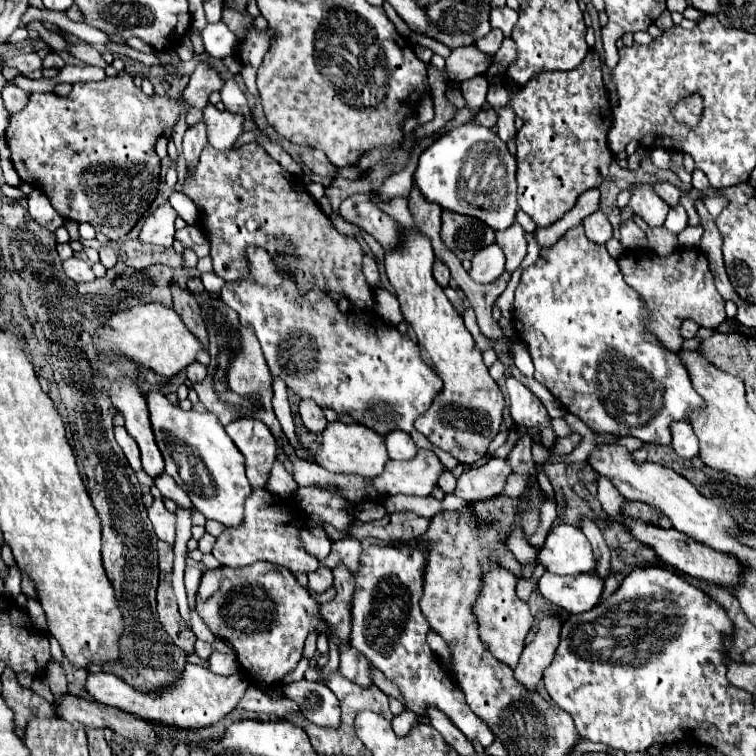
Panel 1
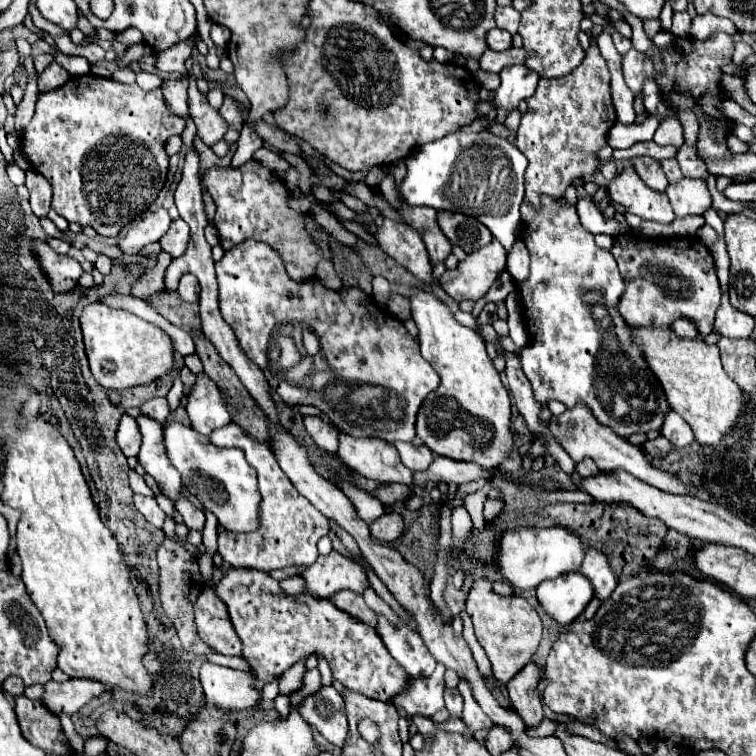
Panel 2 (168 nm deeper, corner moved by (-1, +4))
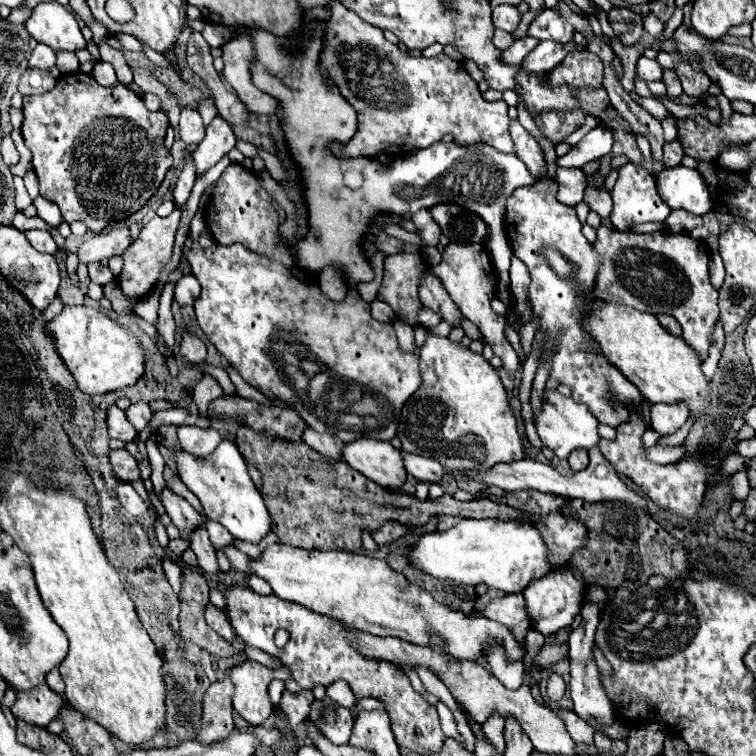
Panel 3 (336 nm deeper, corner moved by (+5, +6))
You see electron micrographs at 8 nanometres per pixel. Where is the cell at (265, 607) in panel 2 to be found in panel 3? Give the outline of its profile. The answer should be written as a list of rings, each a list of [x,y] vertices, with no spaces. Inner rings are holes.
[[[242,586],[230,588],[226,592],[226,602],[228,602],[230,624],[240,636],[240,640],[268,652],[274,658],[280,658],[282,664],[286,664],[292,670],[294,680],[304,690],[312,690],[318,684],[330,686],[336,680],[344,680],[352,688],[356,700],[376,698],[384,704],[384,710],[390,716],[390,728],[394,732],[396,744],[402,754],[404,752],[426,754],[442,750],[446,734],[440,728],[436,708],[428,704],[418,692],[414,692],[408,676],[392,668],[392,664],[374,662],[356,654],[356,650],[346,640],[346,634],[350,630],[344,628],[340,622],[328,616],[320,616],[312,610],[304,610],[300,604],[280,600],[274,594],[260,596],[250,588]],[[278,628],[284,628],[290,634],[290,640],[284,648],[276,648],[274,644],[274,632]]]

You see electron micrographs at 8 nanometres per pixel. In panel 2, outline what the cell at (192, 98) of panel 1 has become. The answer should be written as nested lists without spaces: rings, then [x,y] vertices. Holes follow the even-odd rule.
[[[84,74],[84,76],[76,76],[76,78],[70,78],[70,82],[66,82],[66,86],[58,88],[58,90],[52,90],[52,92],[42,92],[38,96],[38,102],[36,102],[36,114],[34,118],[30,120],[30,124],[24,128],[22,136],[20,136],[20,152],[28,158],[30,162],[30,168],[38,174],[42,174],[50,186],[52,186],[52,192],[54,192],[54,198],[52,198],[52,210],[56,210],[60,216],[64,216],[68,222],[80,222],[84,226],[92,226],[100,236],[116,236],[124,224],[132,222],[136,216],[140,216],[144,210],[148,210],[148,206],[156,200],[158,192],[162,190],[164,182],[166,182],[166,172],[168,172],[168,154],[164,152],[164,142],[174,136],[174,134],[182,134],[182,130],[186,128],[186,118],[182,116],[176,116],[172,114],[172,110],[168,108],[166,104],[166,98],[164,98],[164,92],[162,92],[162,86],[156,88],[156,90],[142,90],[138,84],[120,84],[120,82],[114,82],[110,78],[98,78],[94,74]]]

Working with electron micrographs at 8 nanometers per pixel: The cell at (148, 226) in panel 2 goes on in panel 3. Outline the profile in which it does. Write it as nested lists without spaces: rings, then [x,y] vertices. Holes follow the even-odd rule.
[[[110,228],[100,234],[90,236],[84,240],[84,244],[78,248],[76,256],[80,264],[100,262],[102,258],[110,258],[116,254],[122,254],[130,244],[130,230],[128,228]]]

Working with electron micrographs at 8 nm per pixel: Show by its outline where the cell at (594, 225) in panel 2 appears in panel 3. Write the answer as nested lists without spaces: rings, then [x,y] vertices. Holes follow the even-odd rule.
[[[558,168],[556,170],[556,182],[558,182],[558,200],[566,206],[576,206],[582,202],[584,188],[586,188],[586,176],[580,168]]]

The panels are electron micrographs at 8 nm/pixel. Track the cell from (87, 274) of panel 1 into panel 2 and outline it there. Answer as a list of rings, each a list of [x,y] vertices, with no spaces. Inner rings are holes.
[[[34,242],[34,250],[38,250],[38,258],[42,258],[46,274],[50,272],[50,282],[54,282],[54,290],[70,290],[78,284],[80,276],[84,274],[82,264],[78,260],[58,254],[42,242]]]

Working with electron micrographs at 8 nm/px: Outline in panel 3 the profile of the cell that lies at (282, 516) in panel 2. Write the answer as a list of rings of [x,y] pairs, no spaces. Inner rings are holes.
[[[180,426],[178,440],[180,440],[180,446],[184,448],[184,452],[198,456],[198,458],[206,458],[206,456],[210,456],[210,452],[214,452],[214,448],[220,444],[222,438],[216,430],[200,430],[196,426]]]

